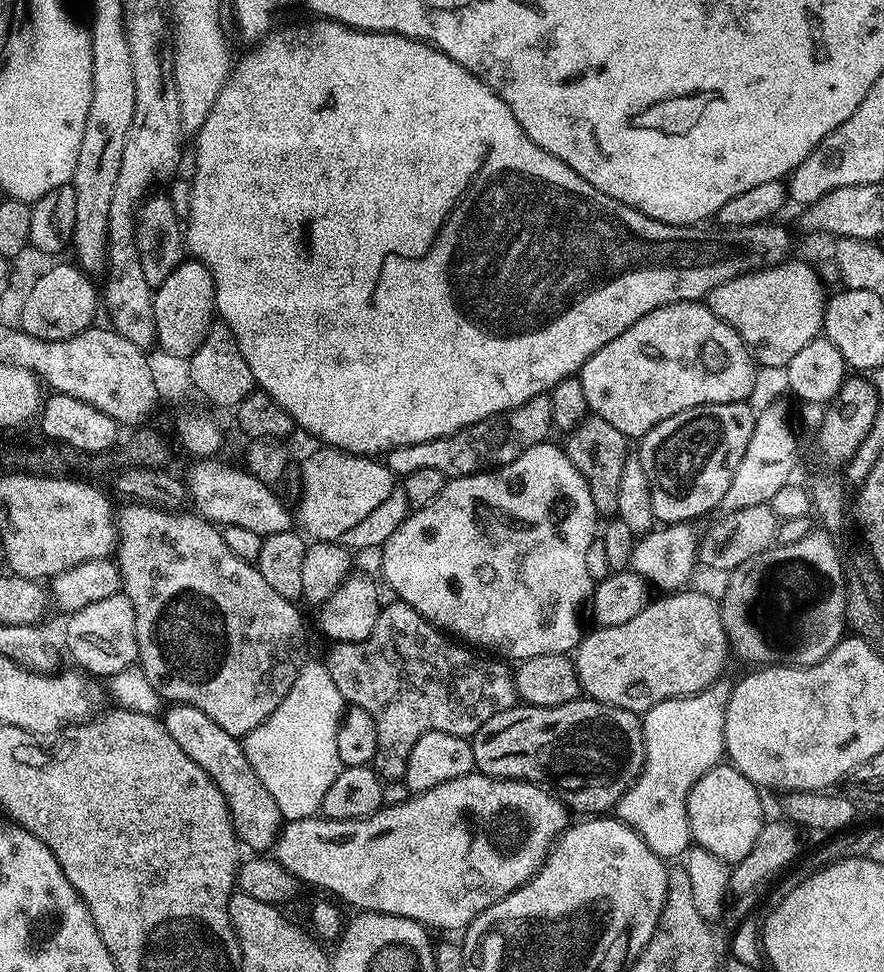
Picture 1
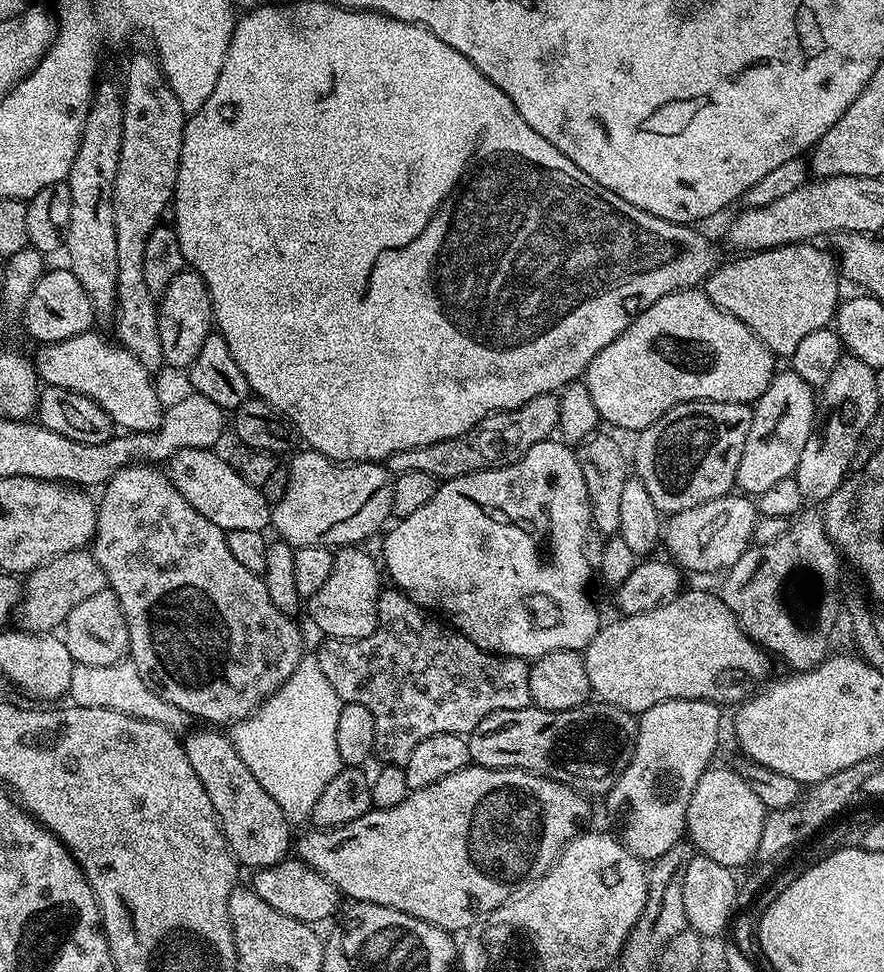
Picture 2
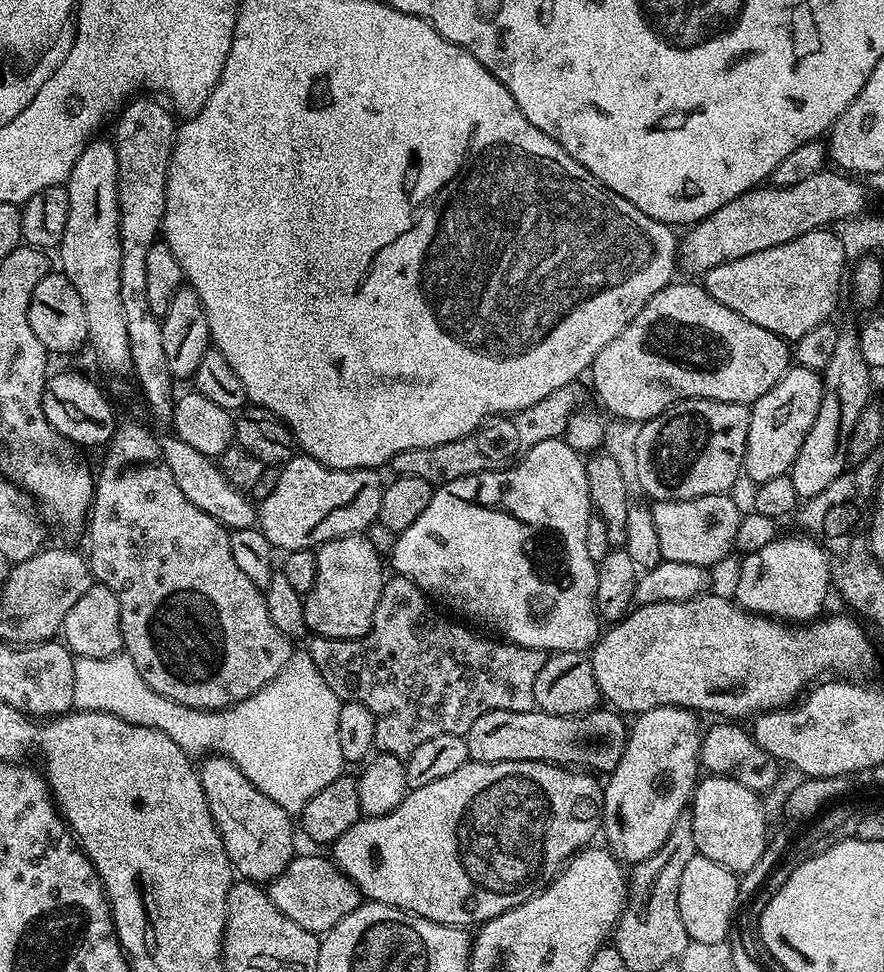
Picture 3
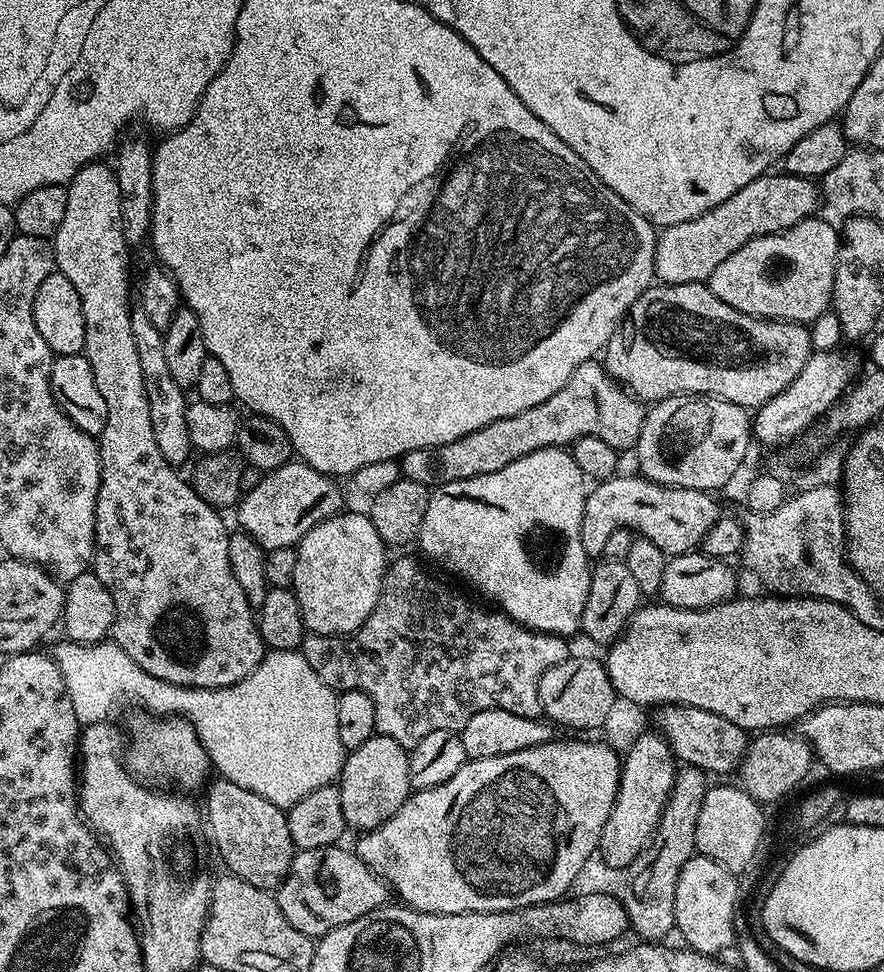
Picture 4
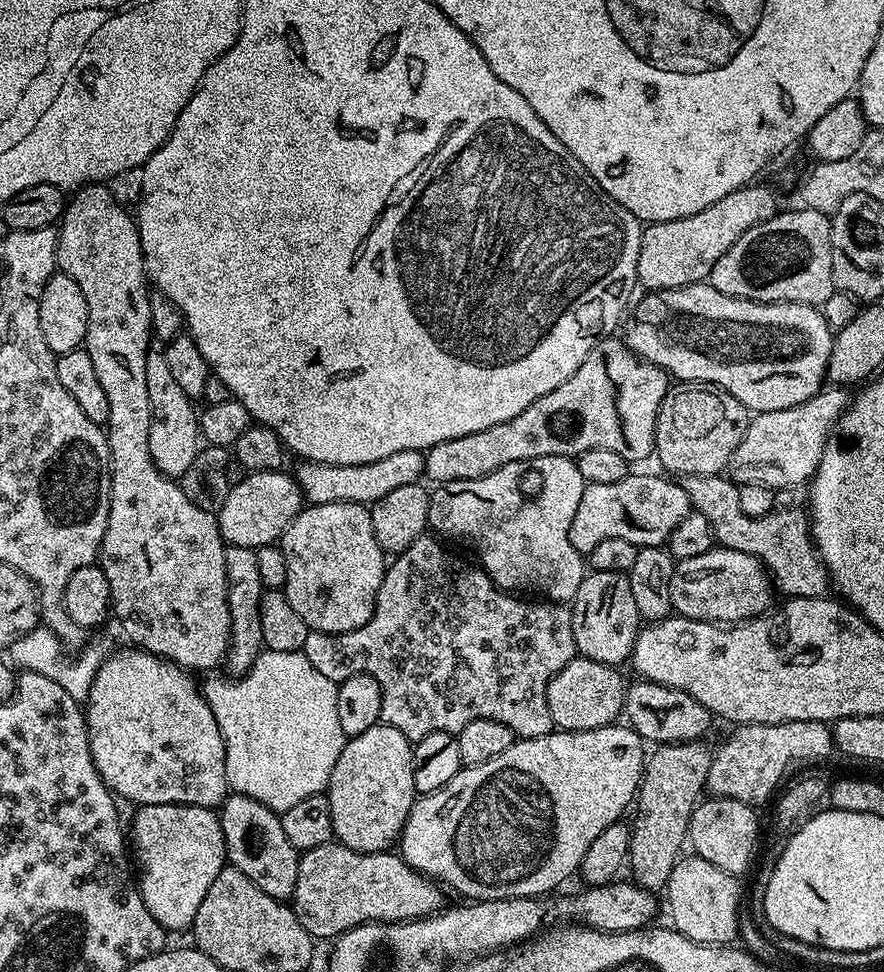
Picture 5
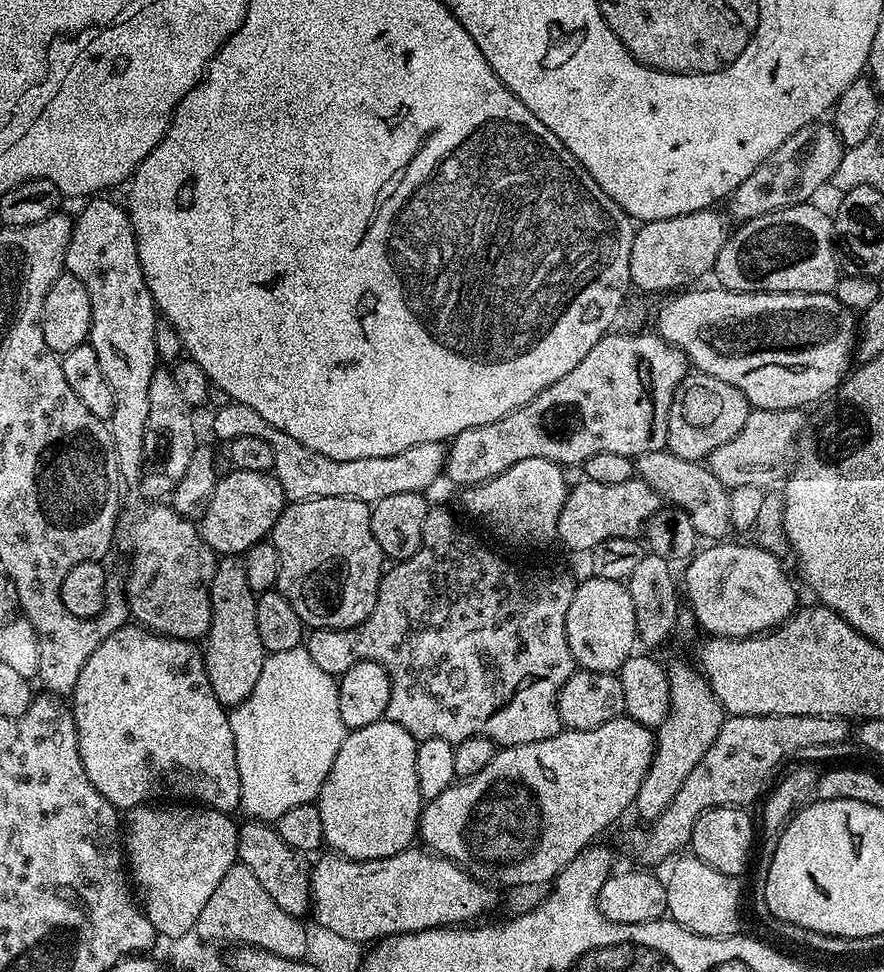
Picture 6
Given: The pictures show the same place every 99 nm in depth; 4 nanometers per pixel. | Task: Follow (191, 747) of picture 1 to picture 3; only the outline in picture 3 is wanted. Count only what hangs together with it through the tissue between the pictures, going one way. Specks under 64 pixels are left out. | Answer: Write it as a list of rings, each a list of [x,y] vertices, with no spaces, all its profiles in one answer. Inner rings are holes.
[[[212,754],[209,755],[207,759],[205,759],[201,764],[204,765],[199,765],[198,775],[200,778],[200,785],[202,786],[202,790],[206,794],[206,806],[208,807],[208,809],[210,810],[210,814],[214,818],[216,829],[218,830],[218,834],[222,838],[222,846],[224,847],[224,849],[226,850],[226,854],[230,858],[230,862],[232,863],[235,875],[237,877],[253,882],[271,882],[275,880],[278,874],[282,874],[282,870],[286,870],[286,866],[290,863],[290,861],[292,861],[292,857],[297,851],[296,840],[294,837],[292,837],[292,828],[294,832],[293,817],[286,810],[282,810],[282,806],[278,806],[278,802],[270,802],[270,798],[266,798],[266,794],[262,794],[262,790],[258,790],[256,787],[254,787],[250,782],[250,778],[246,778],[246,774],[242,774],[240,771],[238,771],[238,769],[236,769],[236,767],[234,766],[234,762],[230,762],[227,758],[225,758],[225,756],[217,756],[215,754]]]

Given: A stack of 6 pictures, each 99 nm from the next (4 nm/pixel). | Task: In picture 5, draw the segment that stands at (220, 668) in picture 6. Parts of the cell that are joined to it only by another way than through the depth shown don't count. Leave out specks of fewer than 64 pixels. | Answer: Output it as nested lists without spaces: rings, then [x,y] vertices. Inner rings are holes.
[[[227,545],[224,549],[226,574],[228,575],[228,610],[232,625],[228,655],[224,658],[223,667],[228,668],[227,675],[232,678],[245,676],[254,666],[264,648],[262,622],[260,621],[260,599],[264,597],[265,586],[258,578],[258,558],[255,548]]]

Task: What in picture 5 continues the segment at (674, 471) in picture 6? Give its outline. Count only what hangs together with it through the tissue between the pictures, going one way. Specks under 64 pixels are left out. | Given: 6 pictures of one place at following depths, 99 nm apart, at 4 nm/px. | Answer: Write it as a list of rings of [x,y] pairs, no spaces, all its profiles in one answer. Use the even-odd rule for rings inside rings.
[[[724,474],[685,476],[682,485],[692,500],[693,509],[701,512],[706,522],[710,522],[715,543],[721,548],[742,550],[742,554],[750,554],[761,560],[768,569],[768,575],[777,593],[822,596],[829,591],[830,581],[824,563],[816,553],[816,546],[803,511],[796,512],[798,510],[795,507],[788,507],[773,510],[769,516],[750,518],[742,514],[742,506],[738,503],[737,485]]]

